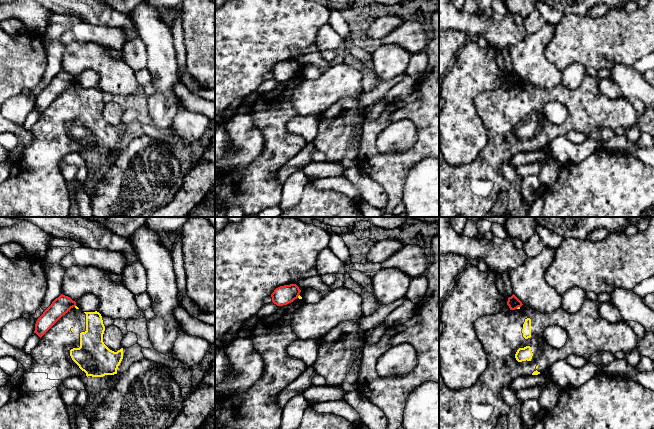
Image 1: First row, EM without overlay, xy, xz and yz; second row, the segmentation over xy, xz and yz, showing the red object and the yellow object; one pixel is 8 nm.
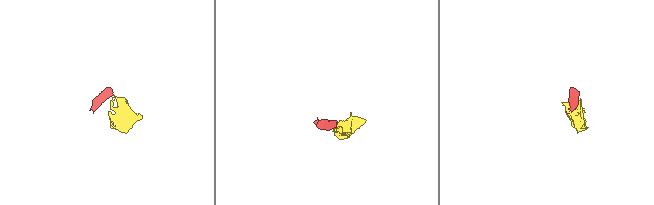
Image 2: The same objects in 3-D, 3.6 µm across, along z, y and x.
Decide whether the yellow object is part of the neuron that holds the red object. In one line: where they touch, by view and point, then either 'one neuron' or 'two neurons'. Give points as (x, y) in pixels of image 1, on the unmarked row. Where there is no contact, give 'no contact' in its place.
yz (517, 83) | two neurons

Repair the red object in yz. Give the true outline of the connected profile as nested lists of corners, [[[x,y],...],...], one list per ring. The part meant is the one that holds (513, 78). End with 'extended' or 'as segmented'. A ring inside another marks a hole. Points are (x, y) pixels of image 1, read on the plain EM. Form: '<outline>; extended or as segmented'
[[[513,70],[511,73],[508,74],[507,81],[509,82],[510,86],[515,86],[518,83],[521,83],[523,80],[522,78]]]; as segmented

